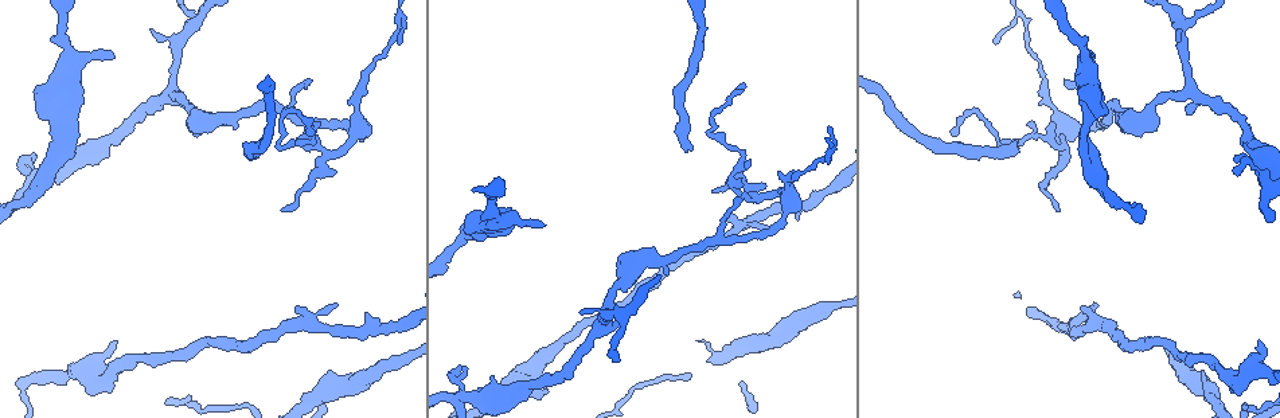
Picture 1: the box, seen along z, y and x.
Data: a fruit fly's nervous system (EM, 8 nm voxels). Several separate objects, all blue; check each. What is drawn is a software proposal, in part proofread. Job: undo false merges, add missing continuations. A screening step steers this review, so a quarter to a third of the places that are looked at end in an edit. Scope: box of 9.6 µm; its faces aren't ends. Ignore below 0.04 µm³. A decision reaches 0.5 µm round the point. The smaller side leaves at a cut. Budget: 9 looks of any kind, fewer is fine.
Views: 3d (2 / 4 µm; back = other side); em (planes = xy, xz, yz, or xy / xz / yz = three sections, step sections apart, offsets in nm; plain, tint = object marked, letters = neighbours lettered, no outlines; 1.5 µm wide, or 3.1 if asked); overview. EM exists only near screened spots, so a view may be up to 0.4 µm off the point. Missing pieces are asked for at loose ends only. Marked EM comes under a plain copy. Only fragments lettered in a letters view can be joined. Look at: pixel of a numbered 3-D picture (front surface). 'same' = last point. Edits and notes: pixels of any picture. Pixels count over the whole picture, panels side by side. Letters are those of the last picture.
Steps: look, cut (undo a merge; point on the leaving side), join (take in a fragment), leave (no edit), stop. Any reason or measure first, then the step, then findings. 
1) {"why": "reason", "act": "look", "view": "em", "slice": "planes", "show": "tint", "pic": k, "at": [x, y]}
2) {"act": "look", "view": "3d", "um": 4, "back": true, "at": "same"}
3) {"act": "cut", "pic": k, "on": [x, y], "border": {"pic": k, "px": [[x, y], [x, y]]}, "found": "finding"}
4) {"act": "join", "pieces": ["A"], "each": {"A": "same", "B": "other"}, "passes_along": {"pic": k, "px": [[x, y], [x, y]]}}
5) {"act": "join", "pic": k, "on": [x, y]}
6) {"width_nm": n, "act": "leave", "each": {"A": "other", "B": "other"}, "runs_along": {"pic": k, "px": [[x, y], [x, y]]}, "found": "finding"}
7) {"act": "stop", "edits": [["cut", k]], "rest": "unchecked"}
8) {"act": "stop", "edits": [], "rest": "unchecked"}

{"why": "three arms meet", "act": "look", "view": "em", "slice": "planes", "show": "letters", "pic": 1, "at": [171, 93]}

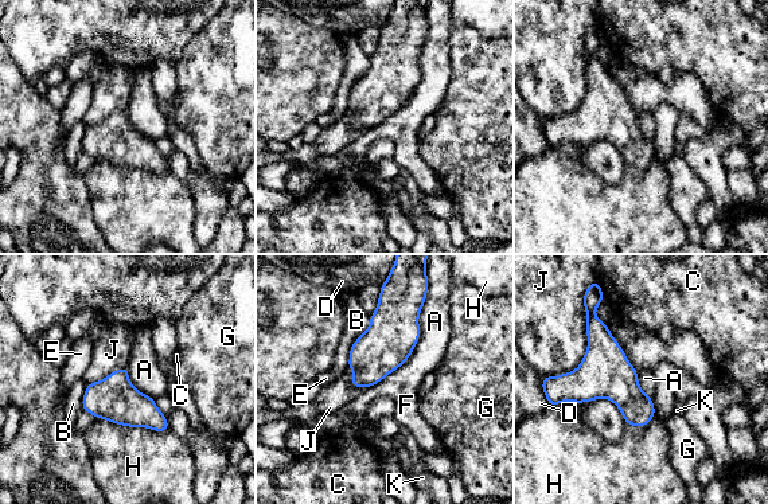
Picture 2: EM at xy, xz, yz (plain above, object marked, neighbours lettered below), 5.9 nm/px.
{"width_nm": 300, "longest_contact_nm": ["A", 900], "act": "leave", "each": {"A": "other", "B": "other", "C": "other", "D": "other", "E": "other", "F": "other", "G": "other", "H": "other", "J": "other", "K": "other"}, "found": "all the same neuron"}

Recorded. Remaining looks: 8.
{"why": "free end", "act": "look", "view": "3d", "um": 4, "pic": 1, "at": [1082, 307]}

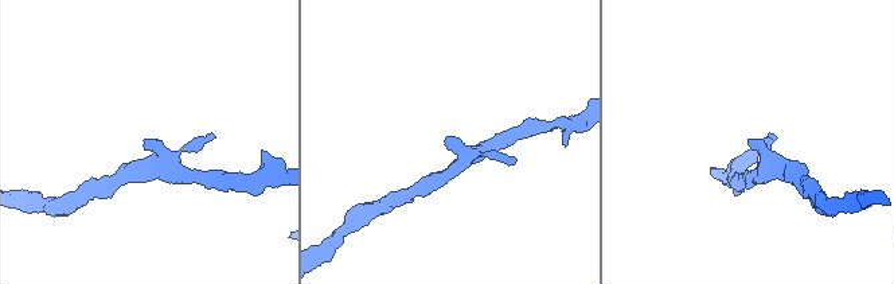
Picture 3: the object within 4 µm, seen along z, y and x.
{"why": "need the tissue", "act": "look", "view": "em", "slice": "xy", "step": 4, "show": "tint", "pic": 3, "at": [749, 141]}

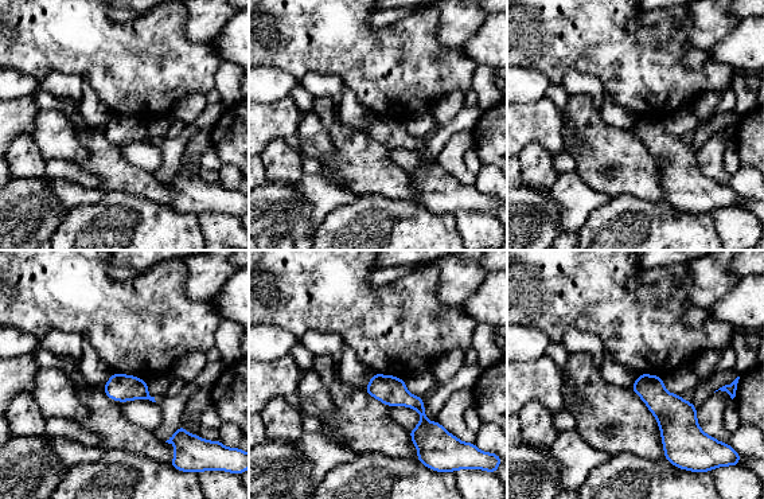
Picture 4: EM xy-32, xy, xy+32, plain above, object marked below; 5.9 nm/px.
{"why": "another direction", "act": "look", "view": "em", "slice": "planes", "show": "letters", "at": "same"}

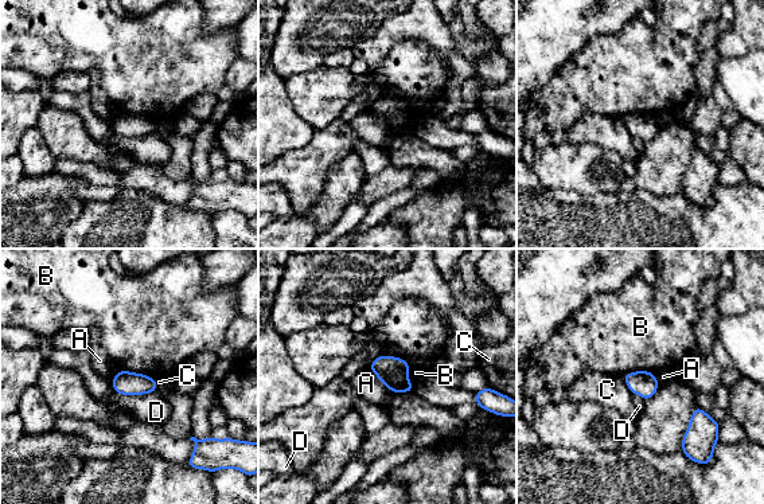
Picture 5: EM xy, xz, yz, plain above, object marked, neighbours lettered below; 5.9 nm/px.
{"act": "leave", "each": {"A": "other", "B": "other", "C": "other", "D": "other"}, "border": {"pic": 5, "px": [[384, 354], [400, 356], [405, 360]]}, "found": "none of them fits"}

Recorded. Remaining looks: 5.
{"why": "branch stops here", "act": "look", "view": "em", "slice": "xy", "step": 4, "show": "letters", "pic": 1, "at": [1059, 211]}

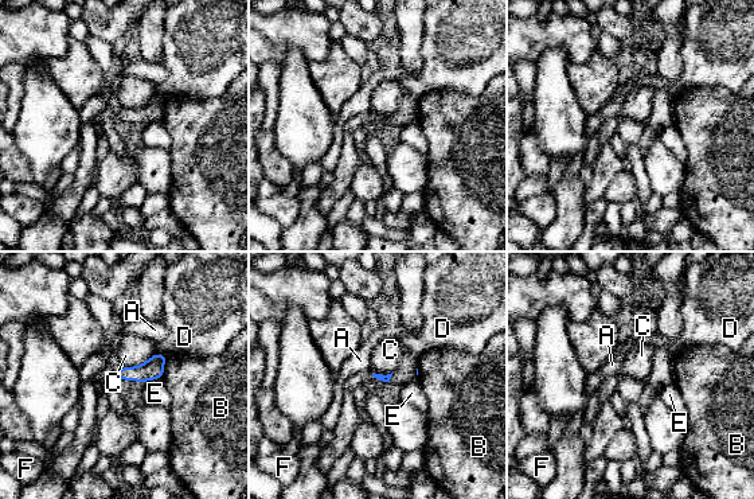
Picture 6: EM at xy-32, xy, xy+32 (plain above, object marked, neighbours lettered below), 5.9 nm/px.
{"act": "look", "view": "em", "slice": "planes", "show": "letters", "at": "same"}

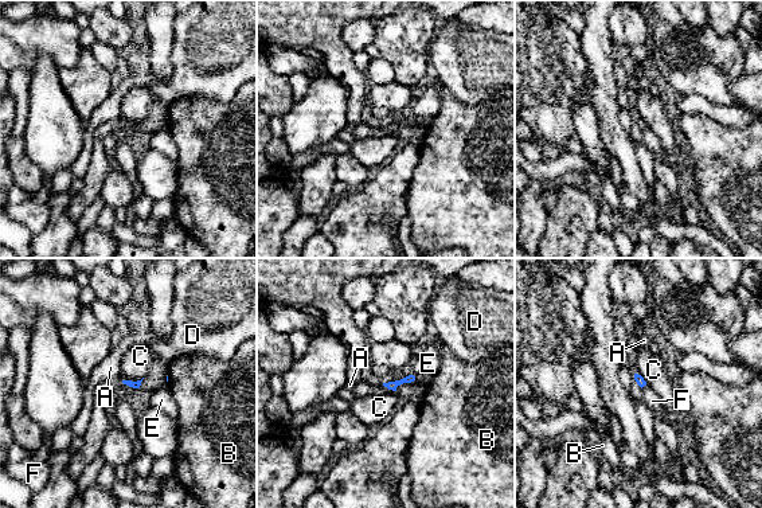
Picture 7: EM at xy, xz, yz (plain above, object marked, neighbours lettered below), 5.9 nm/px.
{"act": "leave", "each": {"A": "other", "B": "other", "C": "other", "D": "other", "E": "other", "F": "other"}, "border": {"pic": 7, "px": [[122, 382], [135, 389]]}, "found": "none of them fits"}

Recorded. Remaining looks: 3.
{"act": "look", "view": "em", "slice": "planes", "show": "letters", "pic": 1, "at": [1258, 339]}

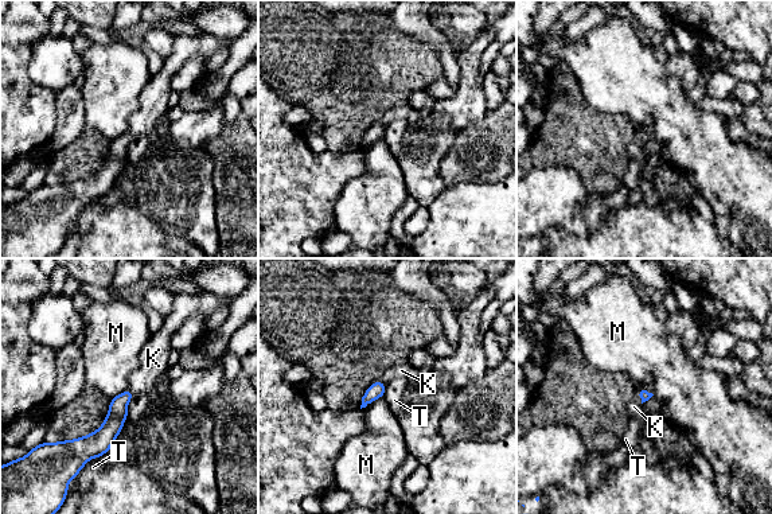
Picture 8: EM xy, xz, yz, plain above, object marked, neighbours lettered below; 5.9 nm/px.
{"act": "join", "pieces": ["K"], "each": {"K": "same", "M": "other", "T": "other"}, "passes_along": {"pic": 8, "px": [[644, 394], [640, 392], [634, 407]]}, "found": "it goes on there"}

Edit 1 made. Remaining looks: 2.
{"act": "stop", "edits": [["join", 8]], "rest": "unchecked"}

